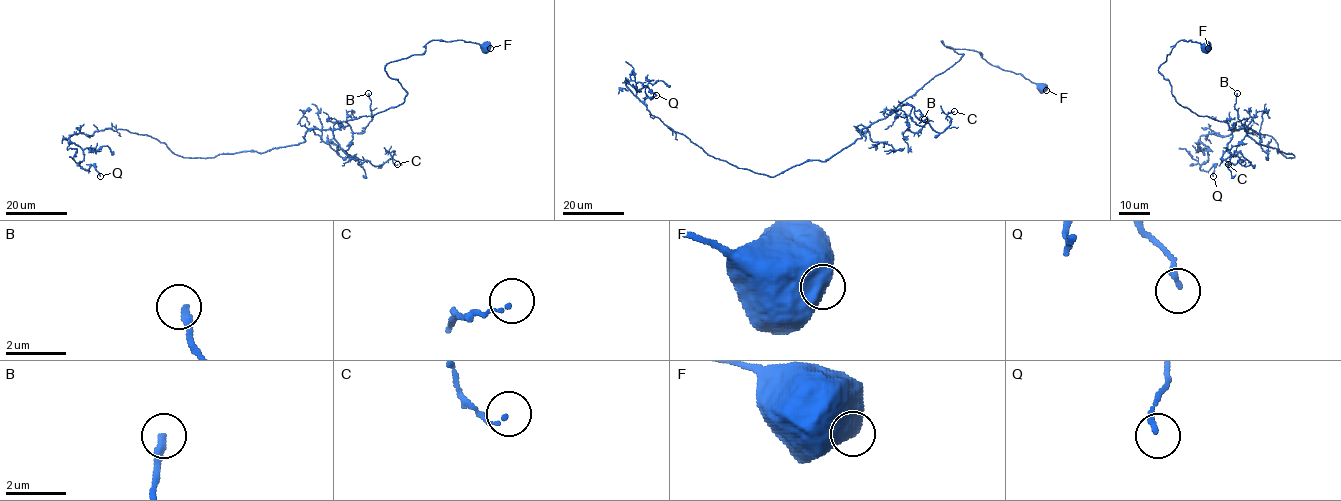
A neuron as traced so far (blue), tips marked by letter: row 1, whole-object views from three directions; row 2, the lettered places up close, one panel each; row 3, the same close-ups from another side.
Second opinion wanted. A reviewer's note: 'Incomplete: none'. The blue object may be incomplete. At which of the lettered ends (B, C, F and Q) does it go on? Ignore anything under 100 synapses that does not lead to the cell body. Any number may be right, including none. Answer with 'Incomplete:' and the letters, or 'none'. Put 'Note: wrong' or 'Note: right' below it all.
Incomplete: none
Note: right

